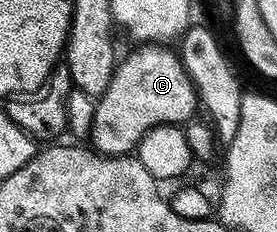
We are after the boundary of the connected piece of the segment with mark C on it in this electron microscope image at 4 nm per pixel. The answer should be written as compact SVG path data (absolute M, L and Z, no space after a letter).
M144 43L136 47L125 61L123 58L117 64L106 91L97 100L94 111L90 145L96 152L103 153L105 157L122 157L135 150L148 129L159 125L183 126L193 120L195 113L192 112L198 109L196 88L192 86L192 81L188 78L188 73L180 62L179 56L168 49L171 48L160 43Z

